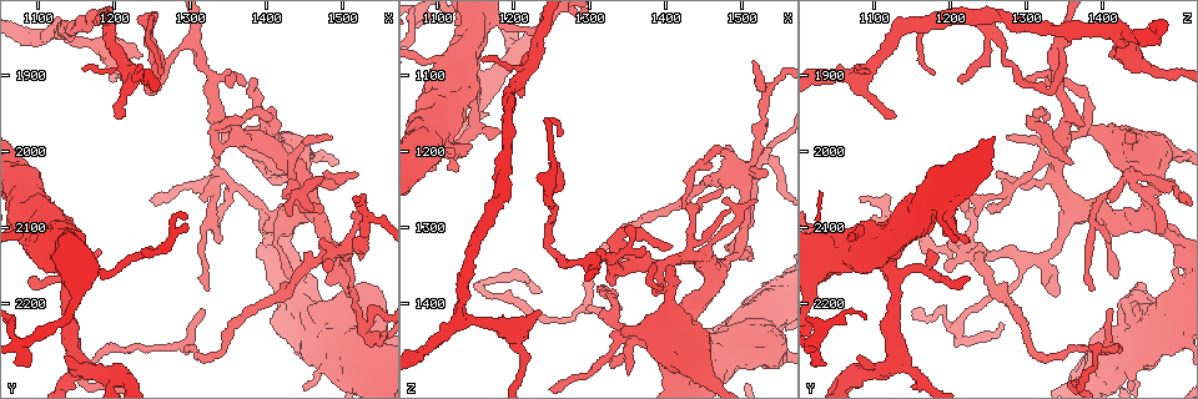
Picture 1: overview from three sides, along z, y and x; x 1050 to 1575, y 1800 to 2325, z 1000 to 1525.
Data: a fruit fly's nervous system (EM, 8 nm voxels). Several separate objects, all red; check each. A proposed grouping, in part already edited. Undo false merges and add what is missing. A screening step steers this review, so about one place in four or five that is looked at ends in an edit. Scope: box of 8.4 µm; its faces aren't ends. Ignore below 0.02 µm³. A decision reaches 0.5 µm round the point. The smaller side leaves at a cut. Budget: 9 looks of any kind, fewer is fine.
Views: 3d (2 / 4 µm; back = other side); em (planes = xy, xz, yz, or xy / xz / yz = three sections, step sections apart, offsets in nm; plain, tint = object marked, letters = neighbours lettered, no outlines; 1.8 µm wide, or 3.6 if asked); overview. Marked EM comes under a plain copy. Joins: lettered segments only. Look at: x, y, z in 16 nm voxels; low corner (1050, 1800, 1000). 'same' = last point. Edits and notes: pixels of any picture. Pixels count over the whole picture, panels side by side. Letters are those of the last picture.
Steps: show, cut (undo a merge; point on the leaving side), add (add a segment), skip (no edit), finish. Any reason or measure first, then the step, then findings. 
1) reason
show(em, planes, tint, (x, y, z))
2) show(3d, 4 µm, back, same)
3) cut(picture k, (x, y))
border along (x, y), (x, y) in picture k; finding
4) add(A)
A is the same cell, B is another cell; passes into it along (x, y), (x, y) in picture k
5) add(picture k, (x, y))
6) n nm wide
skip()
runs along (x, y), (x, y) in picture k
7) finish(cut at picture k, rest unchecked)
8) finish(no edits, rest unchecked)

sharp bend
show(3d, 4 µm, (1500, 2250, 1450))

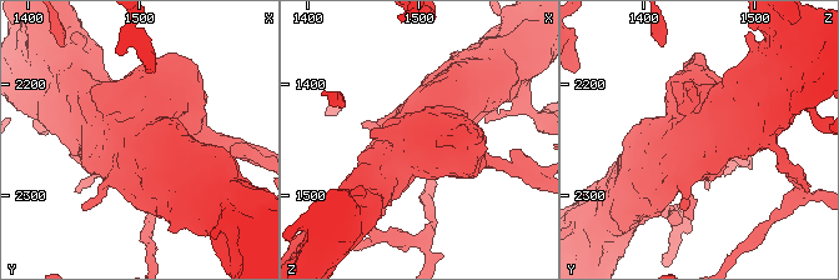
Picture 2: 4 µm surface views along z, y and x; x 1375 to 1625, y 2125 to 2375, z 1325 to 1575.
show(em, 3.6 µm, planes, letters, (1498, 2252, 1448))

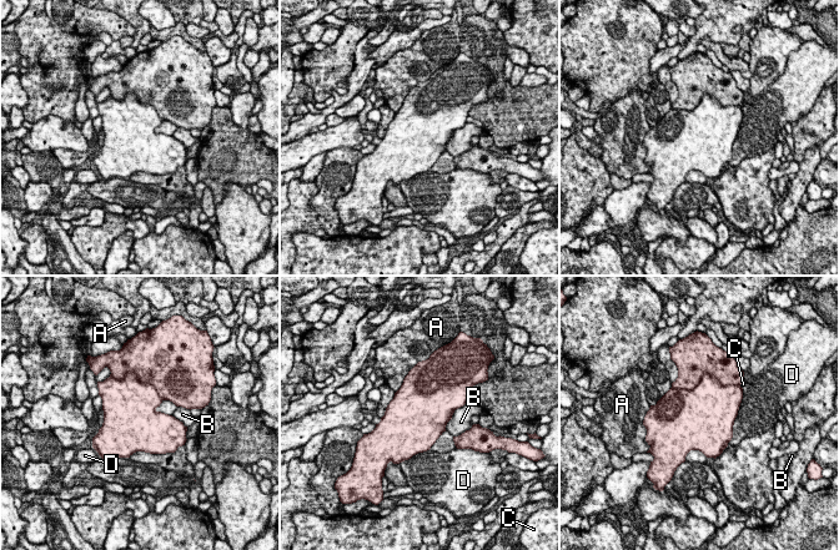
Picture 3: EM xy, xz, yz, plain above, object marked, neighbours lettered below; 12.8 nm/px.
750 nm wide; D touches over 600 nm
skip()
A, B, C and D are other cells; continuous, no second neuron

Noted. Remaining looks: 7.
three arms meet
show(em, xy, step 16, tint, (1345, 2035, 1440))

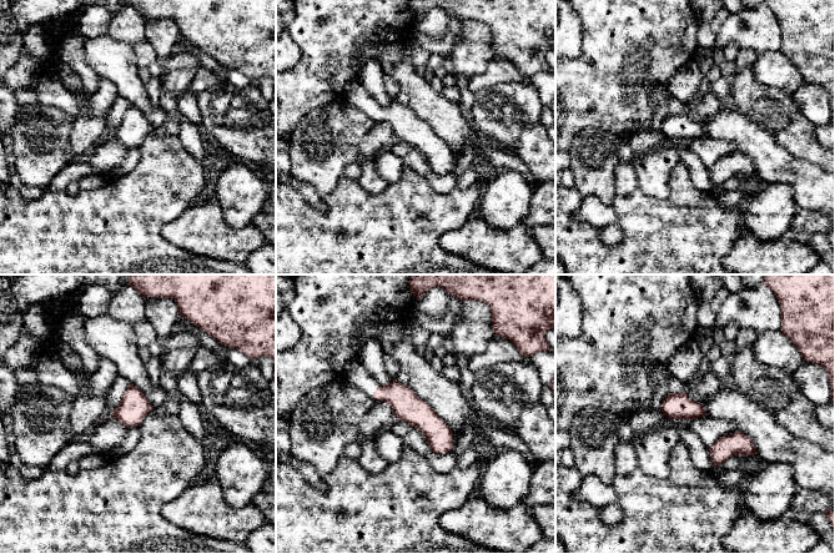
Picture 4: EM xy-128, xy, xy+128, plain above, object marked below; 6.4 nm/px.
show(em, xy, step 16, letters, same)

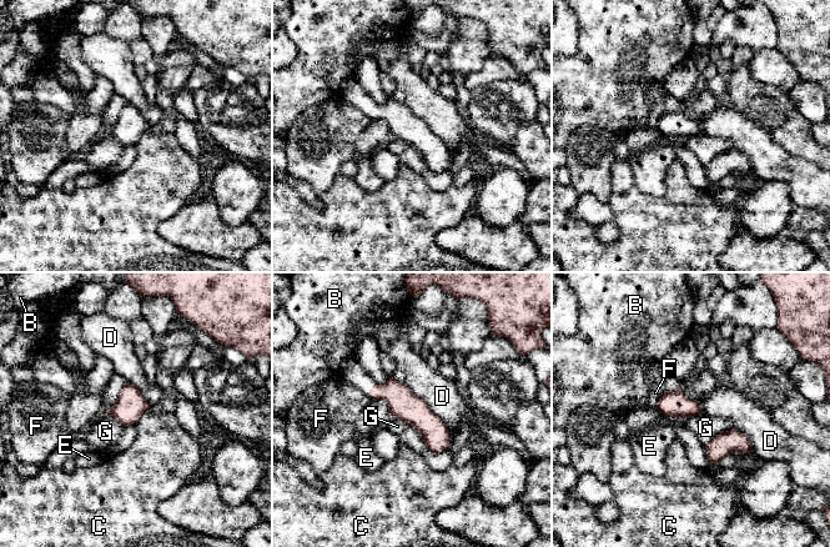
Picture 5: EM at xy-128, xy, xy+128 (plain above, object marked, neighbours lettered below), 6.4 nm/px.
skip()
B, C, D, E, F and G are other cells; runs along (372, 392), (393, 392), (446, 443) in picture 5; all the same neuron

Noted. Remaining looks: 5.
branch stops here
show(em, 3.6 µm, planes, letters, (1235, 1870, 1415))

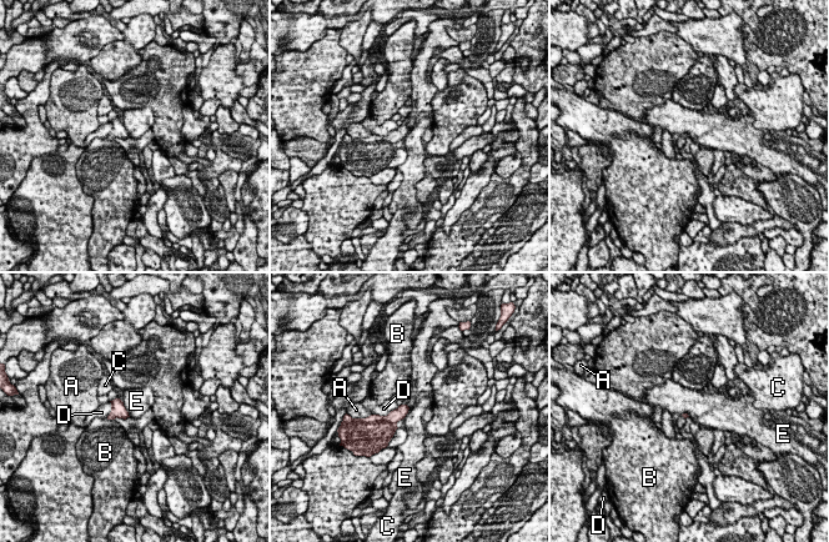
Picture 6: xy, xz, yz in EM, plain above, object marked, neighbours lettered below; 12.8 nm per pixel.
skip()
A, B, C, D and E are other cells; border along (121, 401), (130, 416) in picture 6; none of them fits

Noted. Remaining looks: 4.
four or more arms meet
show(3d, 4 µm, (1395, 1975, 1360))

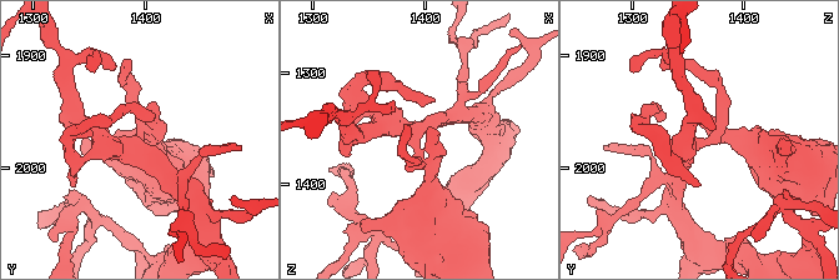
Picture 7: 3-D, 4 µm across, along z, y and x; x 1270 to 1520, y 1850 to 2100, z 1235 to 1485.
show(em, planes, tint, (1392, 1980, 1354))

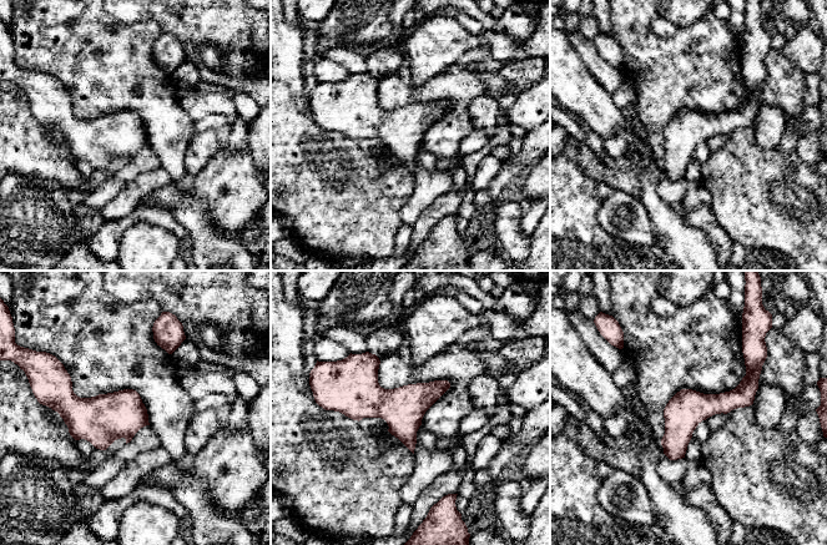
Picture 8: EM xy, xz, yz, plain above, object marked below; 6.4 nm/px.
what lies round it
show(em, planes, letters, same)

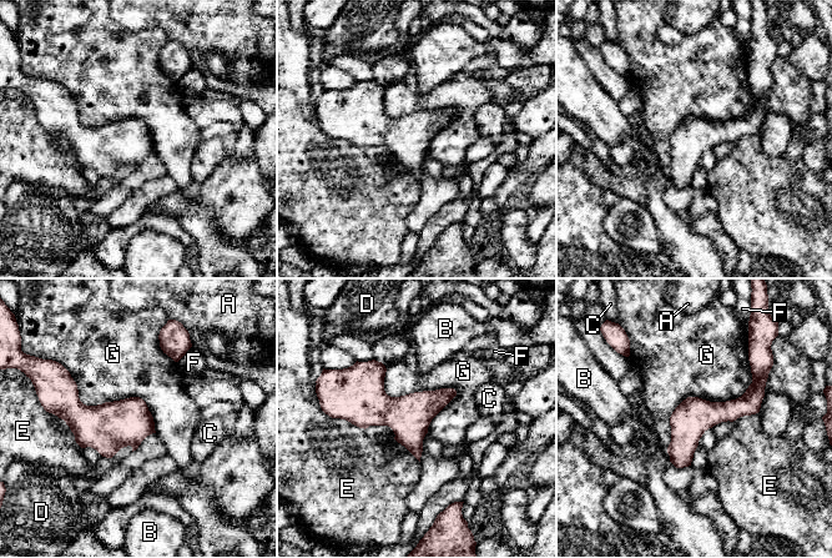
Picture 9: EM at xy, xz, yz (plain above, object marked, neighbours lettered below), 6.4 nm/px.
skip()
A, B, C, D, E, F and G are other cells; border along (749, 350), (666, 447) in picture 9; continuous, no second neuron

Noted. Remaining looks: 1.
finish(no edits, rest unchecked)

